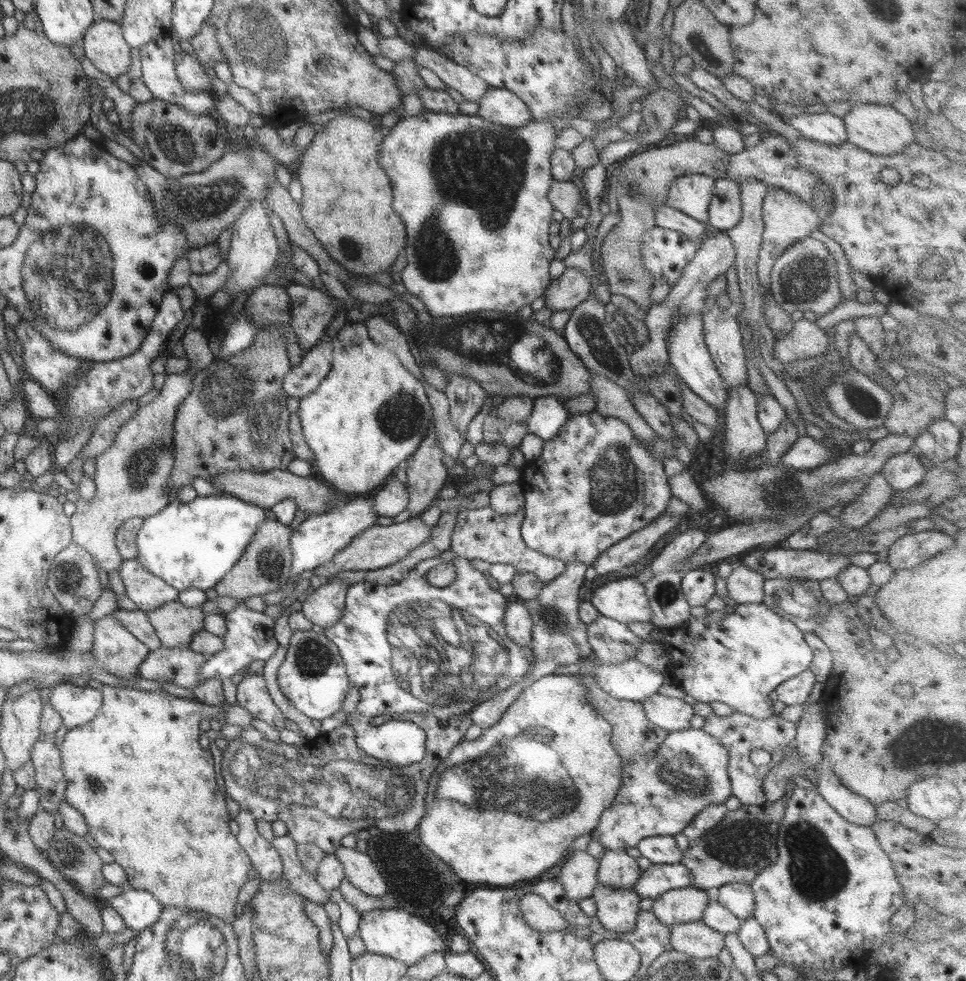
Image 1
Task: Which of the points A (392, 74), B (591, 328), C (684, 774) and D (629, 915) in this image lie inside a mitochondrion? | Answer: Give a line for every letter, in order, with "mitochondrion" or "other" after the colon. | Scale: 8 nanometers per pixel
A: other
B: mitochondrion
C: mitochondrion
D: other

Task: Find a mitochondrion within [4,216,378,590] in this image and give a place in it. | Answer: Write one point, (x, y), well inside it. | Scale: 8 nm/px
(64, 280)

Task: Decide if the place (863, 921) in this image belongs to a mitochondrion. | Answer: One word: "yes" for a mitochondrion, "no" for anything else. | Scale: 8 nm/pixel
no

